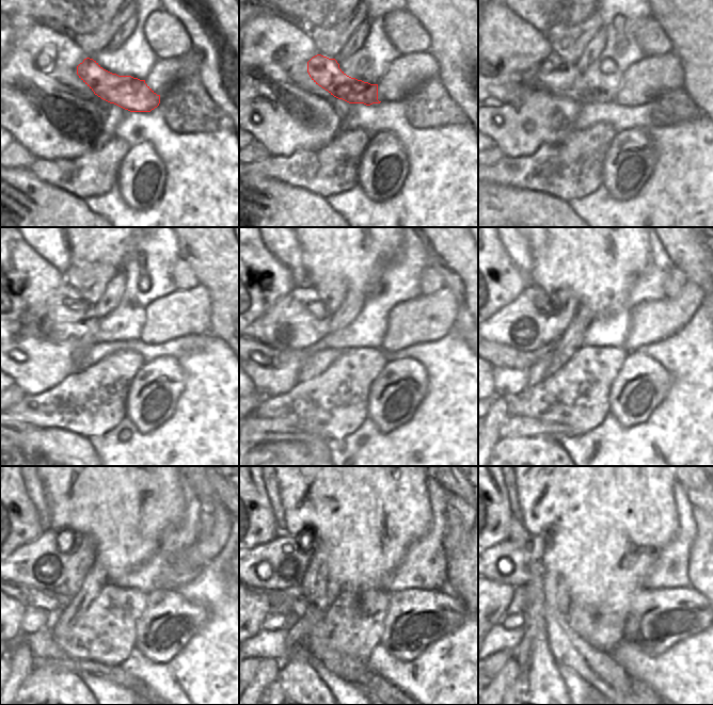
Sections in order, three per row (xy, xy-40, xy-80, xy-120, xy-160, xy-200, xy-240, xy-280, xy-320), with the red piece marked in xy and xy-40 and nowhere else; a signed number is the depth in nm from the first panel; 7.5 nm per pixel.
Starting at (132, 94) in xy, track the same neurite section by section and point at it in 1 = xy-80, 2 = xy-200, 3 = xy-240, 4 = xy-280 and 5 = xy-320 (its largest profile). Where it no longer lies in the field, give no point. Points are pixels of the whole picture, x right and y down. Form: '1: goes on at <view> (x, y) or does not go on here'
1: goes on at xy-80 (556, 75)
2: goes on at xy-200 (525, 324)
3: goes on at xy-240 (45, 563)
4: goes on at xy-280 (282, 563)
5: goes on at xy-320 (513, 562)

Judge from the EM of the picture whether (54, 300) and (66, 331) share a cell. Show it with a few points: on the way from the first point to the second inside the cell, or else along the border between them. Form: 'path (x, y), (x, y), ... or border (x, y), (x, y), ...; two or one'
path (62, 307), (65, 310), (66, 323); one

